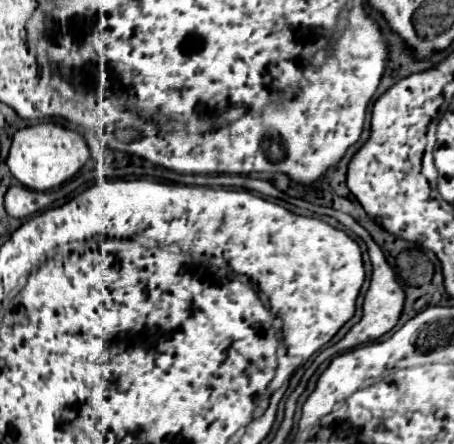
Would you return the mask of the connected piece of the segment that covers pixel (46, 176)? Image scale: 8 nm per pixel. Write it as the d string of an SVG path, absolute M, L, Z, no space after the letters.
M48 121L48 123L38 123L16 131L6 165L10 167L10 173L24 187L34 191L48 191L72 179L88 159L90 159L90 147L78 131L72 131Z

